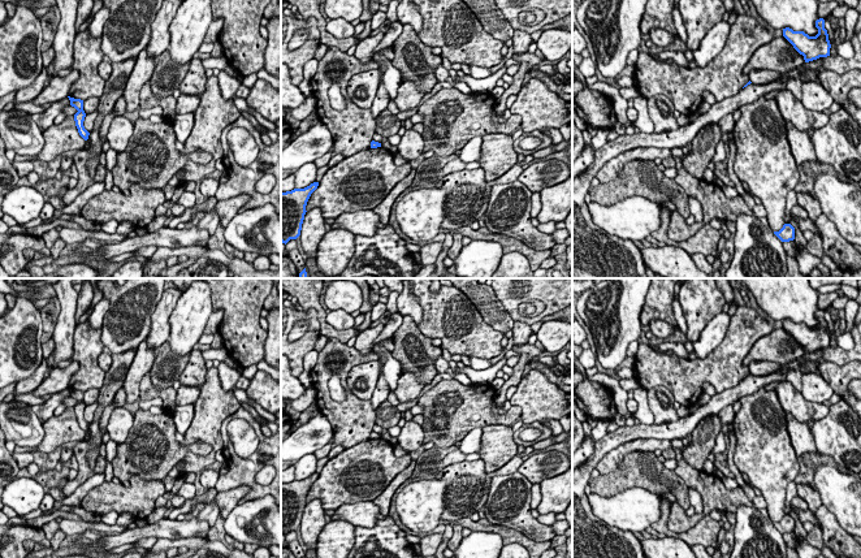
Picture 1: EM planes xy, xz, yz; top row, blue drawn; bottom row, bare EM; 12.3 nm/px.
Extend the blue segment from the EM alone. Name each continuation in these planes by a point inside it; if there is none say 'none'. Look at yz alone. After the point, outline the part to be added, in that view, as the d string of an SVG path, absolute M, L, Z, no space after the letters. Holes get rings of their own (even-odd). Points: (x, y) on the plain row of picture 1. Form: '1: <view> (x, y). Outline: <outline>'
none

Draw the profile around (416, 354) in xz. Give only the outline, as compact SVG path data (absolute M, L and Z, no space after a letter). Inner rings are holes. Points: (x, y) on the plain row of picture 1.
M406 315L391 339L391 355L401 363L402 375L412 372L424 386L430 384L438 373L434 363L442 355L442 349L432 343L433 338L425 337L414 319Z

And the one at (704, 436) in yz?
M718 414L702 419L693 429L692 440L689 441L689 446L682 453L682 459L692 468L704 471L704 464L714 449L721 431L722 424Z

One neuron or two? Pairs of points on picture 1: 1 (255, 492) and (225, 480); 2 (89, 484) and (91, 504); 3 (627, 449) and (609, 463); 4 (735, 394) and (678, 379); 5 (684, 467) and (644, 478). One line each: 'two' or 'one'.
1: one
2: two
3: one
4: two
5: two

